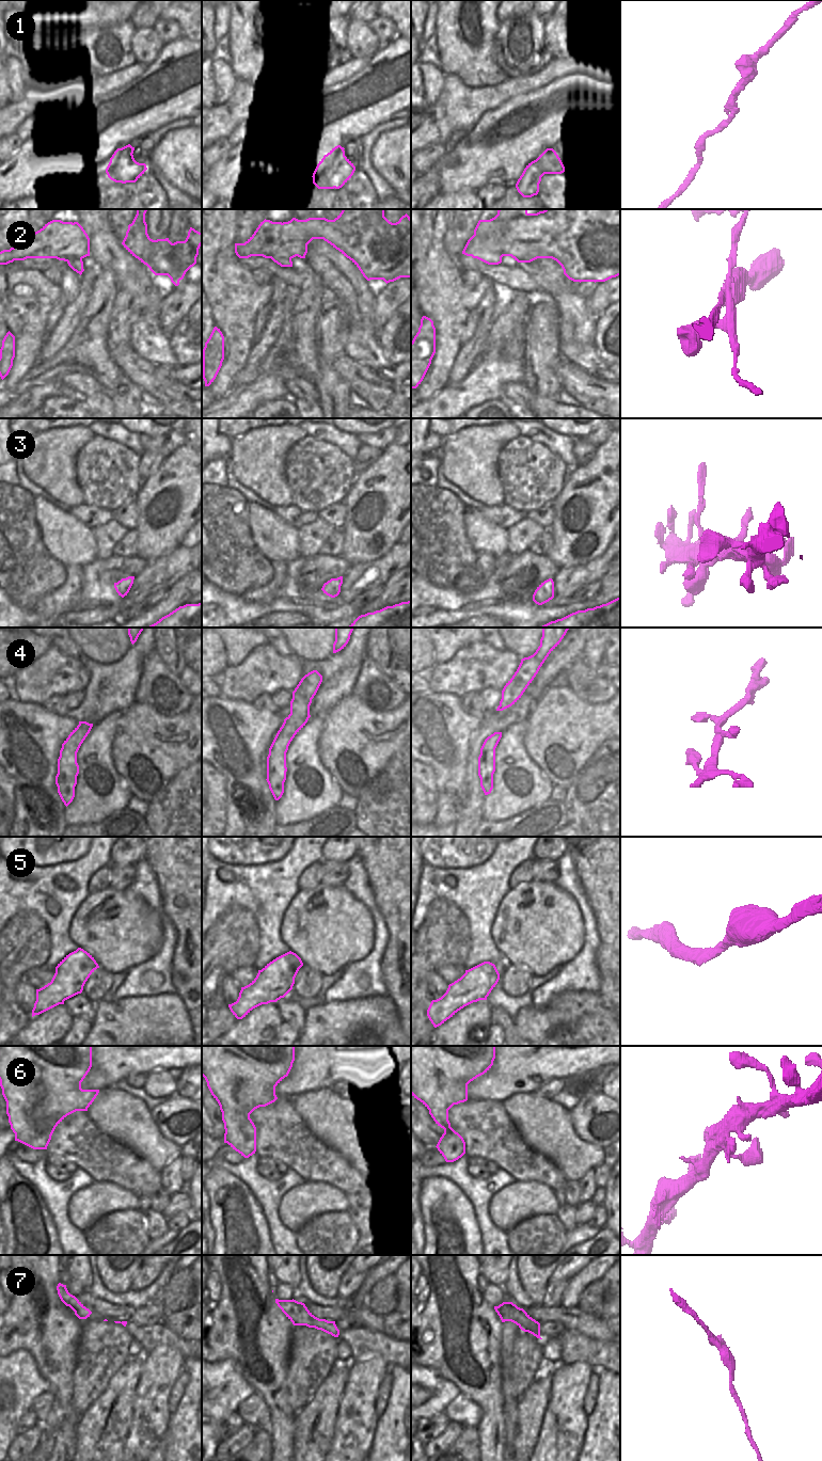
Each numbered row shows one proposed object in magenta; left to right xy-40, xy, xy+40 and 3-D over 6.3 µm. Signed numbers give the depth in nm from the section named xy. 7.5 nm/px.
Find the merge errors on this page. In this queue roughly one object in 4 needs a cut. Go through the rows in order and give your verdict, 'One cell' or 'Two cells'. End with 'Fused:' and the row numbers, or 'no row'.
1: Two cells
2: Two cells
3: One cell
4: One cell
5: One cell
6: One cell
7: Two cells
Fused: 1, 2, 7

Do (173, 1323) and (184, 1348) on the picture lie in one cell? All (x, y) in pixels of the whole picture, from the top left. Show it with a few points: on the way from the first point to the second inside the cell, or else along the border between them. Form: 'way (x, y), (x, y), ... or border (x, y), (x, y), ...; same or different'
border (160, 1322), (190, 1340); different

